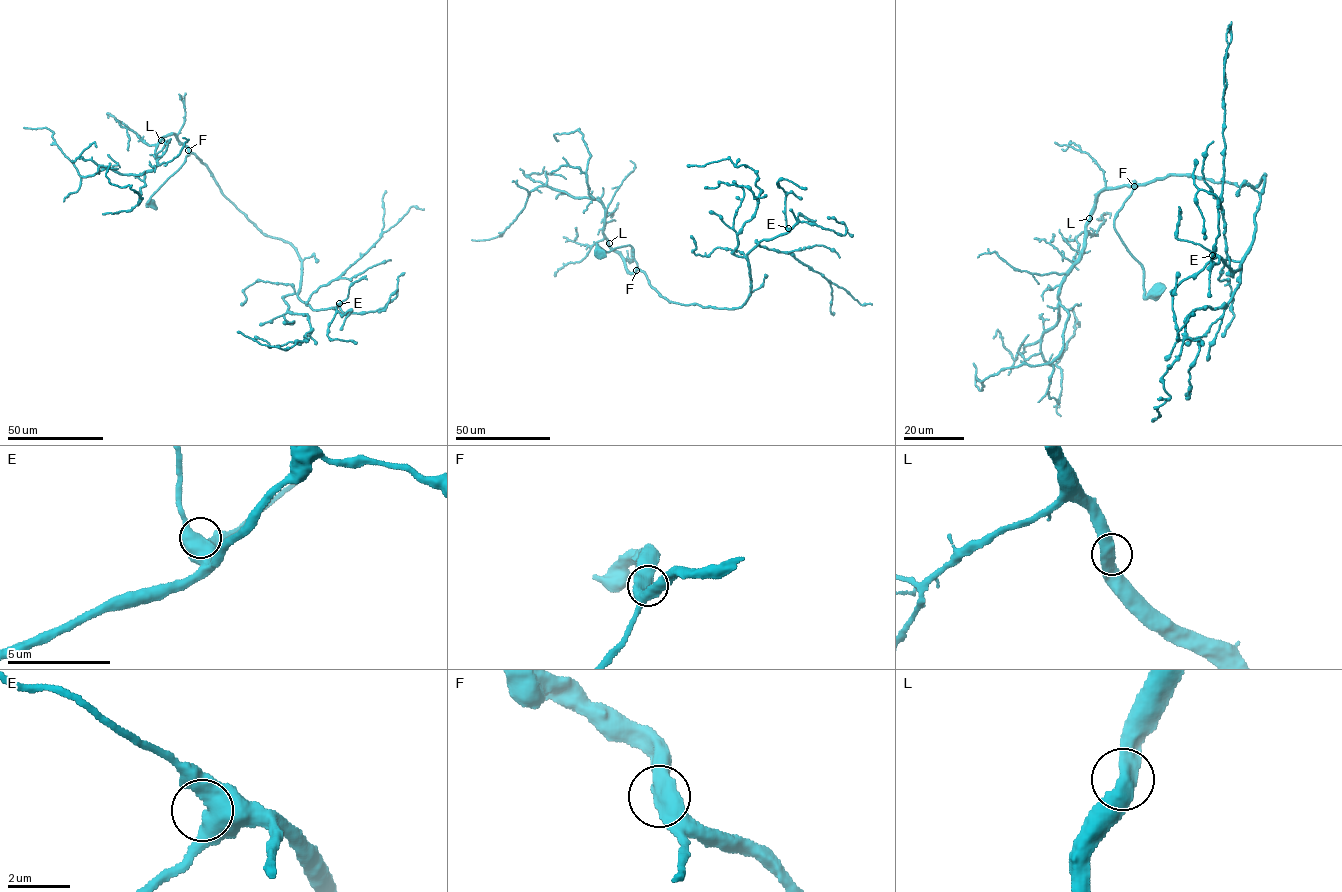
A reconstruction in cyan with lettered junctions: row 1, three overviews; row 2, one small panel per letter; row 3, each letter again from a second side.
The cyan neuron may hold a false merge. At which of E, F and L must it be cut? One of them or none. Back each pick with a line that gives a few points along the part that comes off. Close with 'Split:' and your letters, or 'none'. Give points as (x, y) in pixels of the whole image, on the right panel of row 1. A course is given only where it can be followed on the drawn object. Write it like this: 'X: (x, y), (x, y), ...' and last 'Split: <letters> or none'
Split: none

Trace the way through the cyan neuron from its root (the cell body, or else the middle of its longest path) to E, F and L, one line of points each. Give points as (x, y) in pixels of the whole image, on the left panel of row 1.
E: (150, 203), (151, 195), (192, 153), (262, 233), (293, 246), (301, 261), (298, 299), (314, 310), (339, 303)
F: (150, 203), (151, 195), (184, 162), (188, 150)
L: (150, 203), (151, 195), (189, 155), (188, 147), (173, 133), (161, 140)

